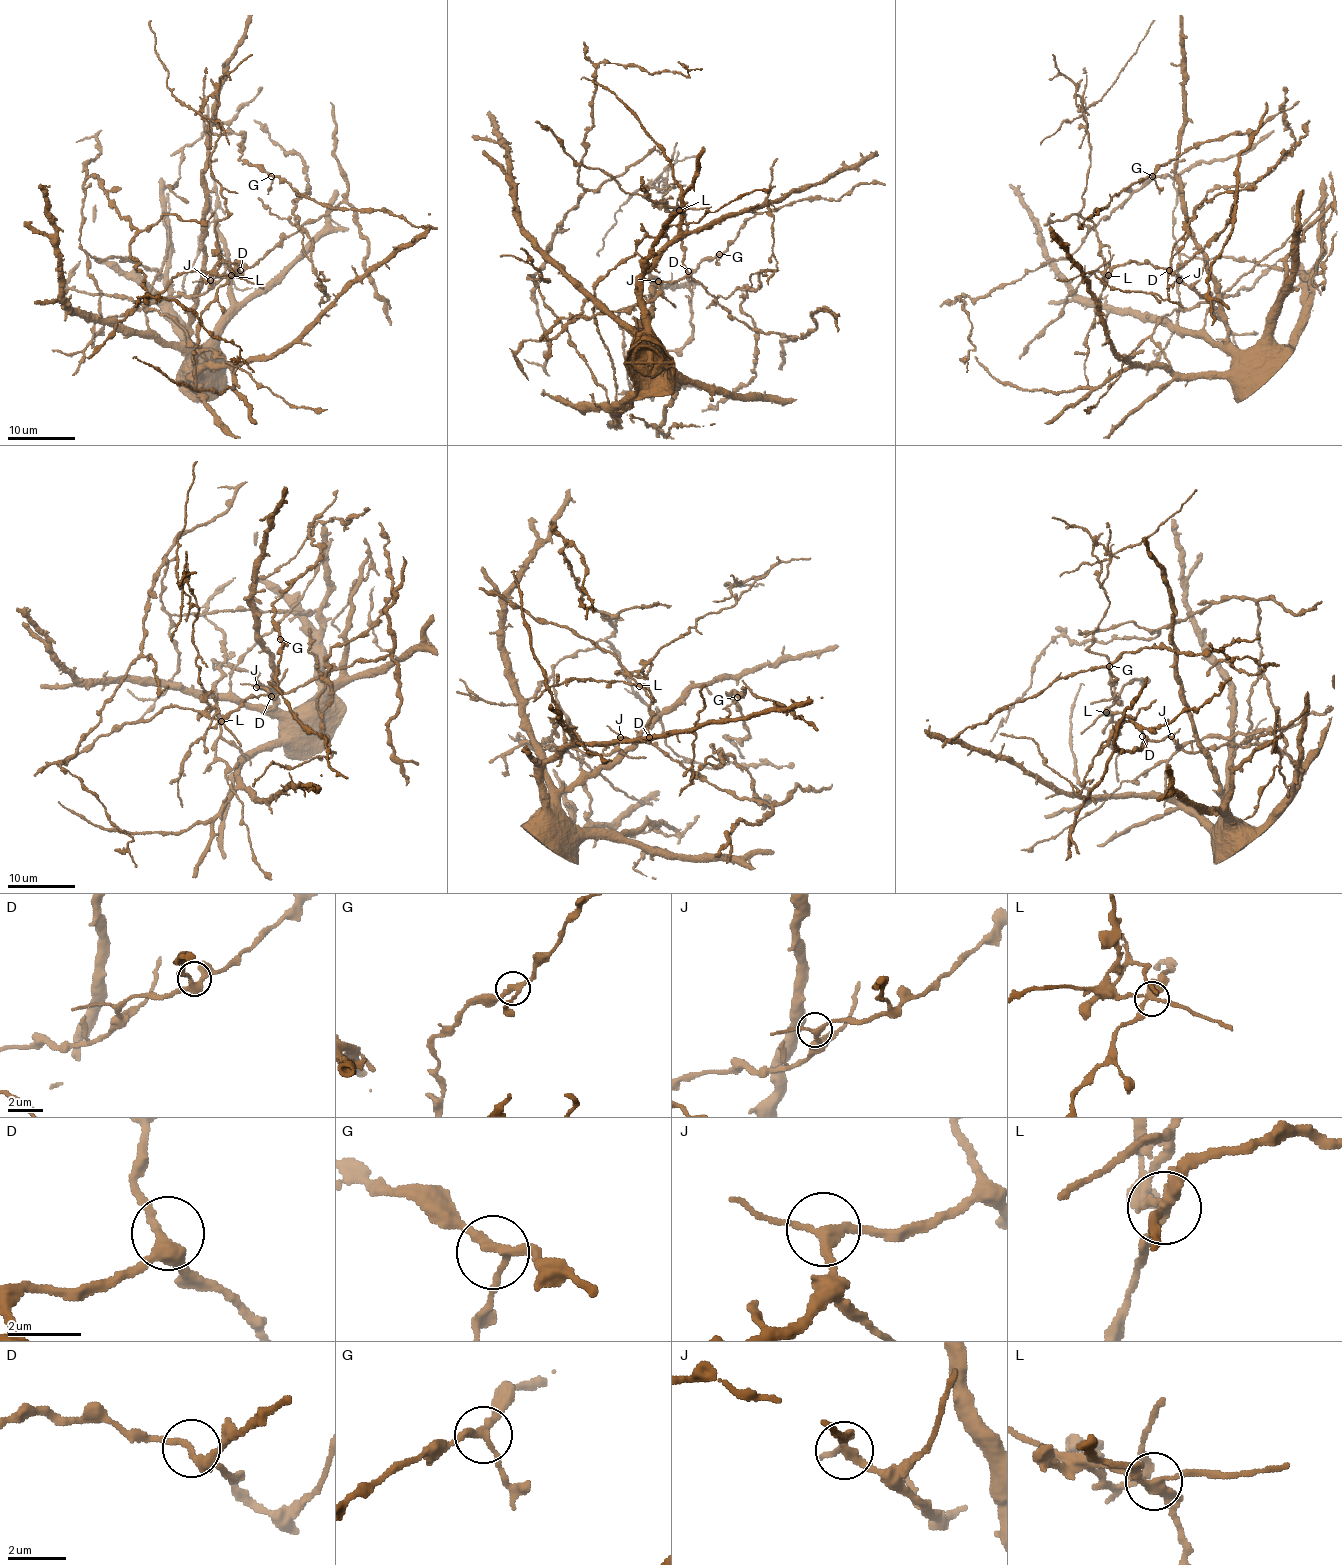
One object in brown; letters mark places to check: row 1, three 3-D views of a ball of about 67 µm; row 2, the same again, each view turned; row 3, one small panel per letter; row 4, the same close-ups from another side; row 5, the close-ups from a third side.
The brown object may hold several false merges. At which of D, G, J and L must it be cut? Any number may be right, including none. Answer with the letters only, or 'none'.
L

